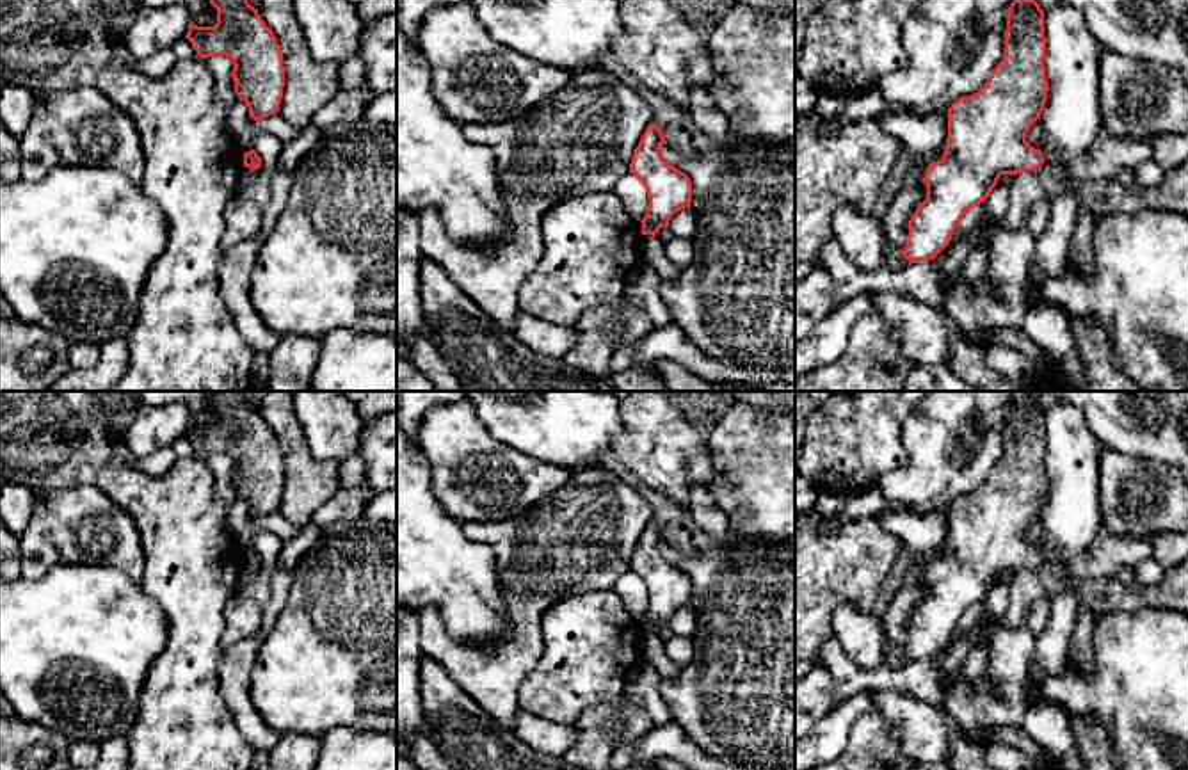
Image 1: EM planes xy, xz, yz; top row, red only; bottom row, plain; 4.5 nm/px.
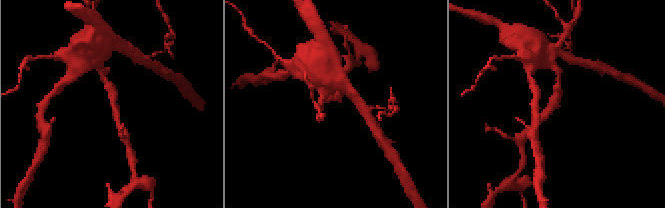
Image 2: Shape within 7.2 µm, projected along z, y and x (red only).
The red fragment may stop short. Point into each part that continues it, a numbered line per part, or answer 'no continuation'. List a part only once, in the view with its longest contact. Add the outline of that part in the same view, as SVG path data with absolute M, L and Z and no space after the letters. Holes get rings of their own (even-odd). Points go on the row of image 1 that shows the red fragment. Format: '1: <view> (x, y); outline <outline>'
no continuation

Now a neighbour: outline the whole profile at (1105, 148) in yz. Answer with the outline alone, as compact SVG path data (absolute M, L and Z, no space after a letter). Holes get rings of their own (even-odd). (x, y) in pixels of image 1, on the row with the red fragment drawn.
M1101 133L1081 156L1065 164L1069 176L1080 181L1113 181L1120 169L1136 169L1152 160L1152 148L1136 139Z

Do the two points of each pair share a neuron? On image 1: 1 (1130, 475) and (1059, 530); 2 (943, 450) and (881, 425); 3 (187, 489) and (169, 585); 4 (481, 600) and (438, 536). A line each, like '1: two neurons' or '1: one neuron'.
1: two neurons
2: two neurons
3: one neuron
4: one neuron

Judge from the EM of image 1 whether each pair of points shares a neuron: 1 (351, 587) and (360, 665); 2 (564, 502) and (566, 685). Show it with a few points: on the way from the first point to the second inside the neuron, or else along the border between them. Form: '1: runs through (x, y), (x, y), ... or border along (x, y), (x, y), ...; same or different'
1: runs through (360, 607), (360, 646); same
2: border along (607, 589), (553, 603), (541, 619), (541, 633); different

